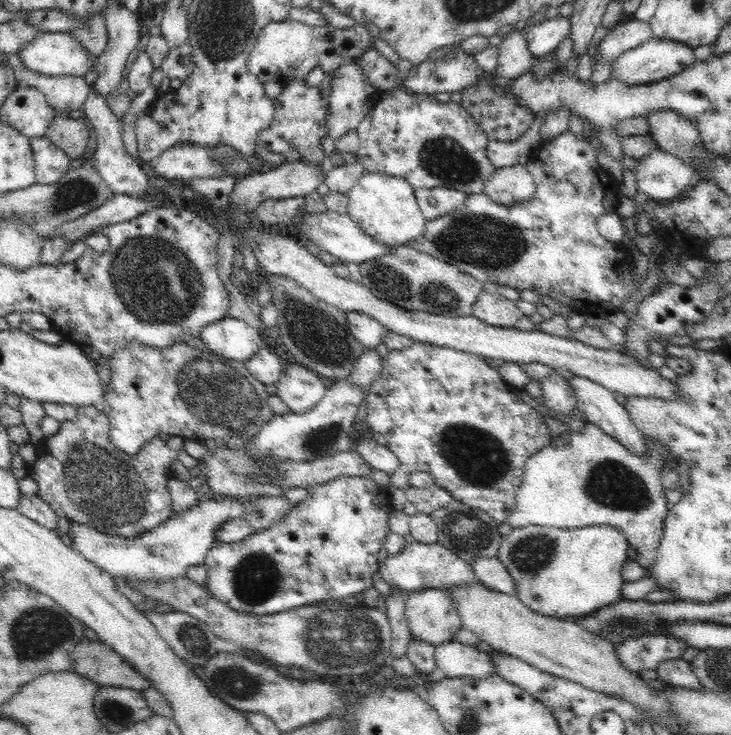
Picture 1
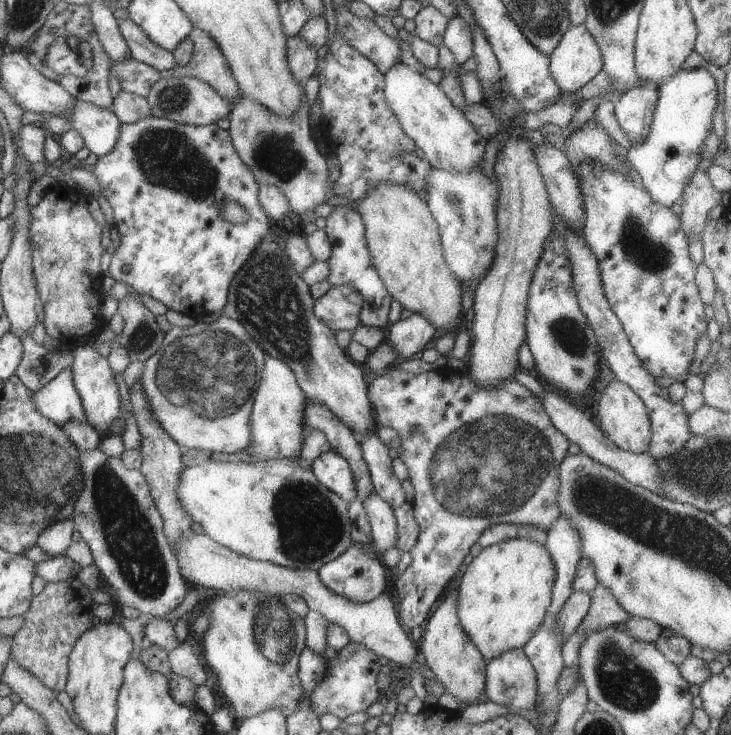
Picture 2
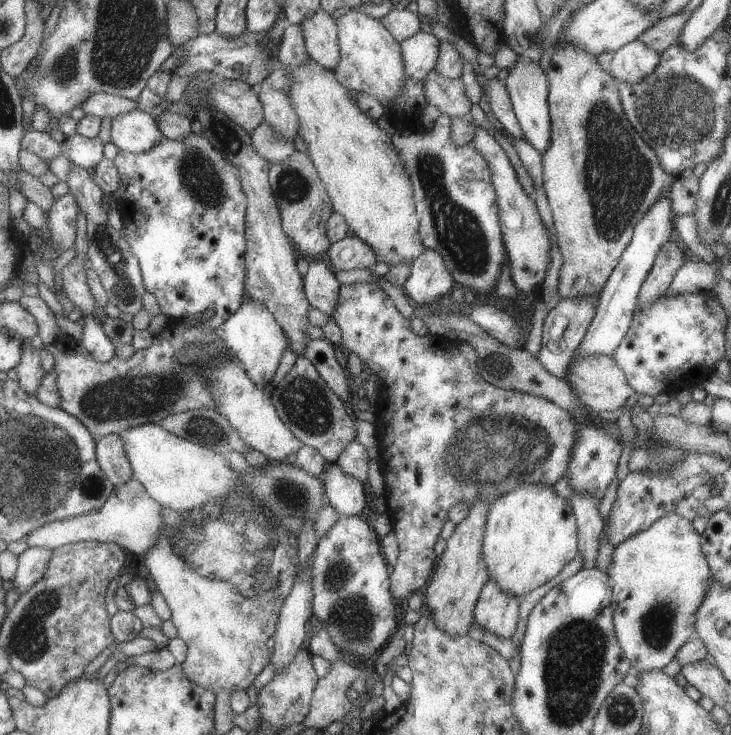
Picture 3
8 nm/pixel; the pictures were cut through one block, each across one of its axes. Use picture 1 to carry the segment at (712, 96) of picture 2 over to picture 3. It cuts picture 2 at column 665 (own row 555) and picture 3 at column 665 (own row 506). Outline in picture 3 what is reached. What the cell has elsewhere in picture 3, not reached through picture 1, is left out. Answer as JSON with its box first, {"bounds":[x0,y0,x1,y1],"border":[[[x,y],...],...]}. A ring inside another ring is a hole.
{"bounds":[573,192,676,360],"border":[[[666,192],[666,196],[662,196],[638,222],[638,225],[634,228],[634,235],[630,244],[626,246],[618,266],[614,268],[600,293],[596,315],[588,328],[588,332],[586,332],[586,336],[584,336],[584,340],[582,340],[582,344],[578,346],[573,360],[580,358],[580,356],[590,356],[590,354],[613,357],[614,350],[620,346],[620,342],[622,342],[626,332],[630,329],[630,324],[632,324],[632,318],[637,311],[640,288],[644,284],[648,272],[652,269],[660,248],[663,248],[664,244],[667,244],[672,238],[676,218],[673,210],[674,206],[670,194]]]}

